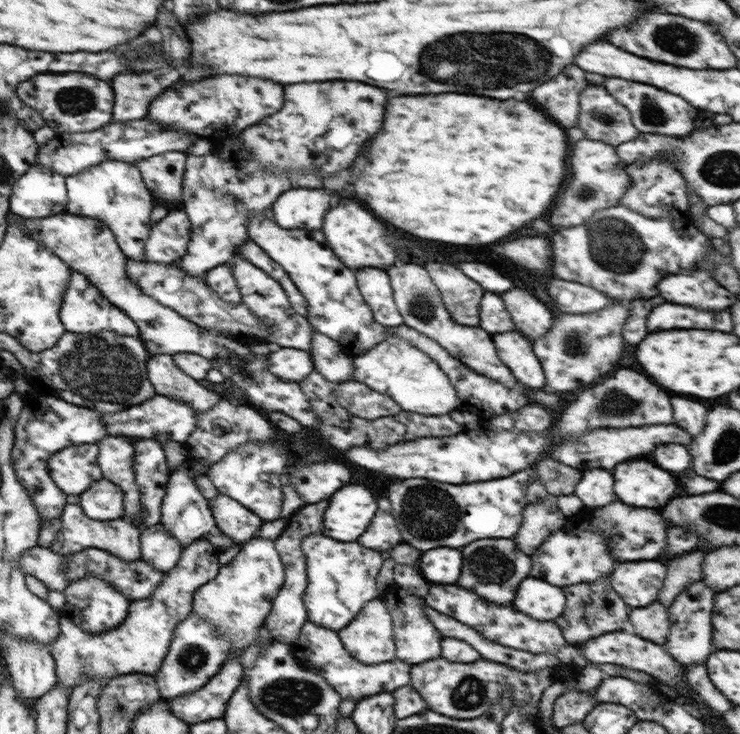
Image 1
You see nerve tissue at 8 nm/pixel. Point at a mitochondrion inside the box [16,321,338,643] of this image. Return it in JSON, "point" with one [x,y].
{"point":[92,367]}

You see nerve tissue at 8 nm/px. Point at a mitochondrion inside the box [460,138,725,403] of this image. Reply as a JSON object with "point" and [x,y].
{"point":[617,246]}

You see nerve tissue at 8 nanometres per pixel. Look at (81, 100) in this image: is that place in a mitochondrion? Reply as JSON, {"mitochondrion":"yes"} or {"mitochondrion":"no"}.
{"mitochondrion":"yes"}

